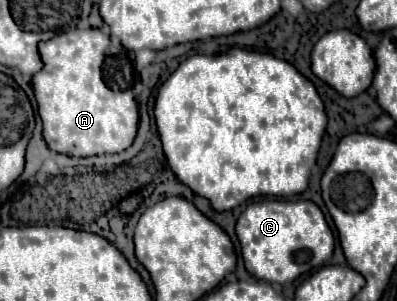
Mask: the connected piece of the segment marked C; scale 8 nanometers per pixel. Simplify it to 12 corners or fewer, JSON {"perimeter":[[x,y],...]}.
{"perimeter":[[310,200],[248,204],[236,222],[246,270],[292,284],[334,236]]}

